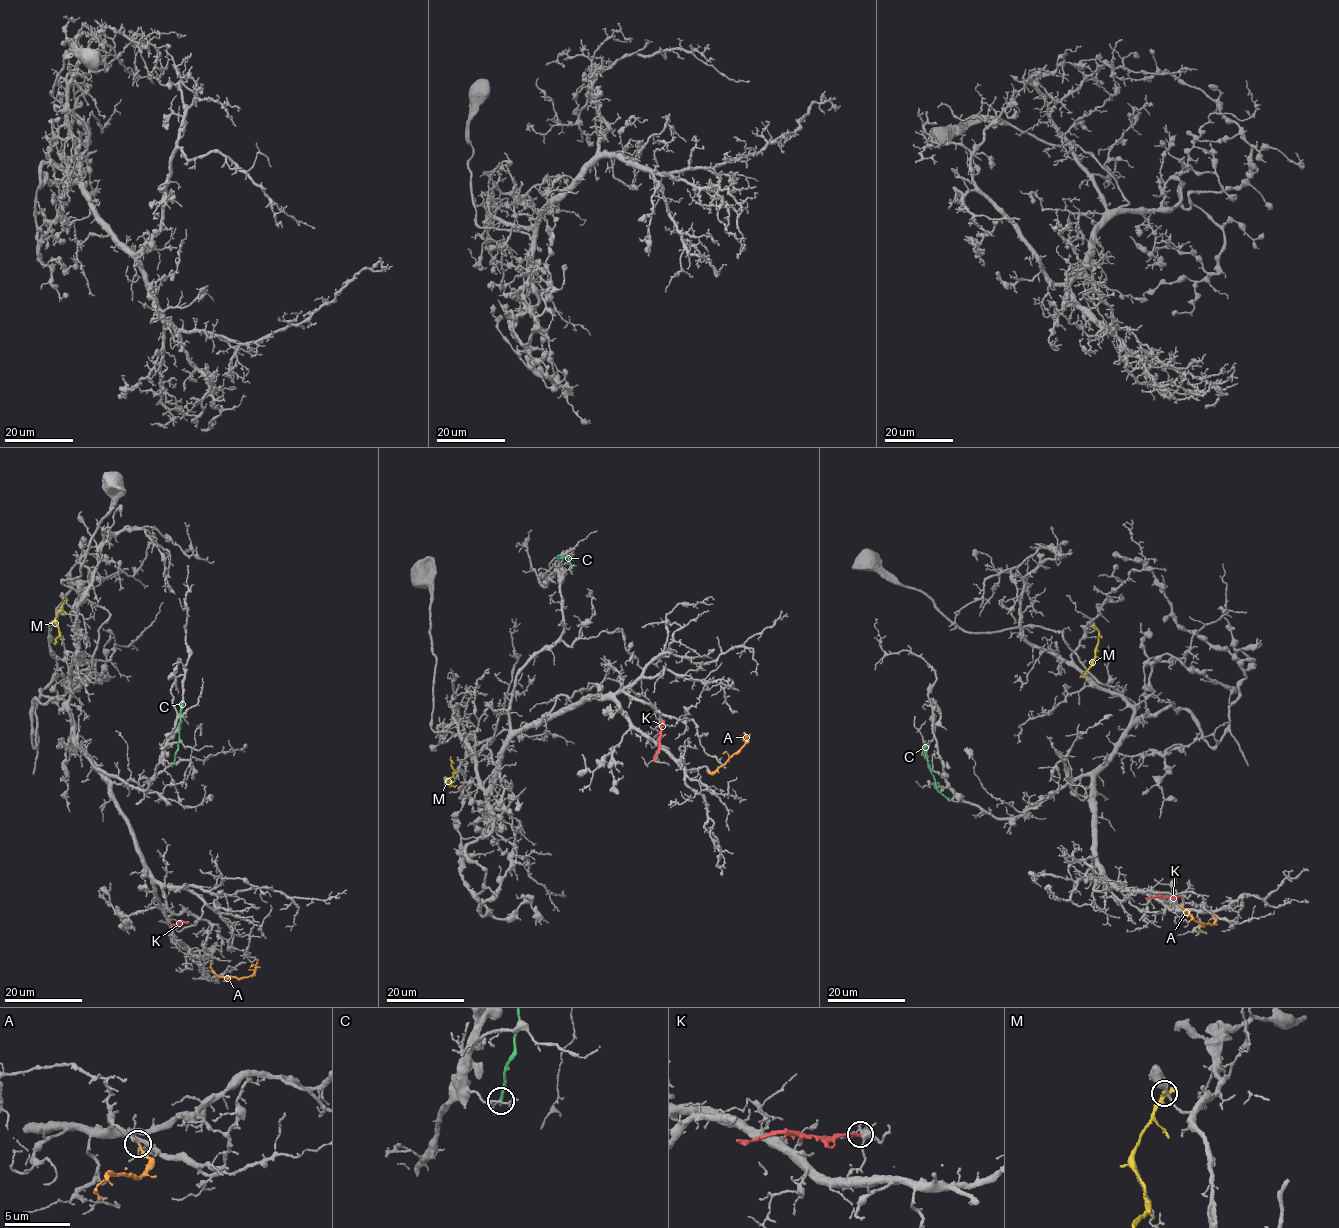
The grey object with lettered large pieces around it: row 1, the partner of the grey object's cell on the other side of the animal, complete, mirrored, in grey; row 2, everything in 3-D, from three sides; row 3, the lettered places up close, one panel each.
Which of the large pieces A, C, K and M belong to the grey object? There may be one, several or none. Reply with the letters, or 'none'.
A

